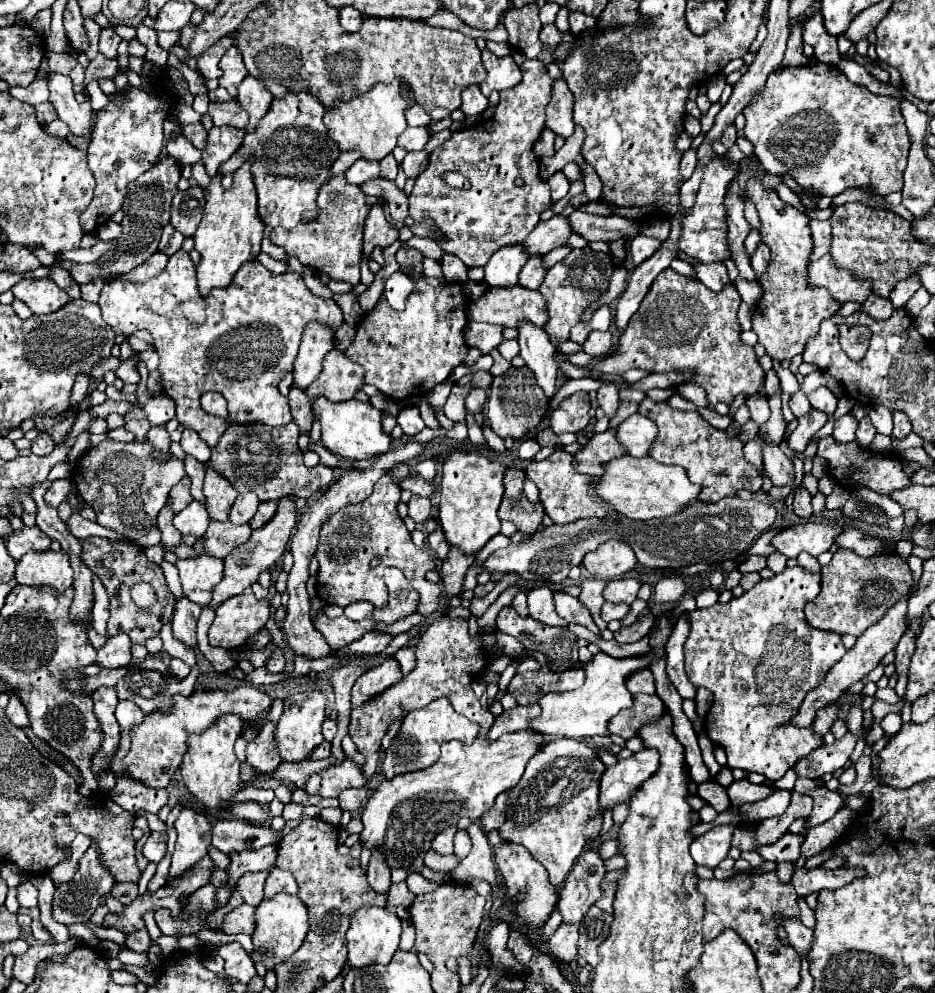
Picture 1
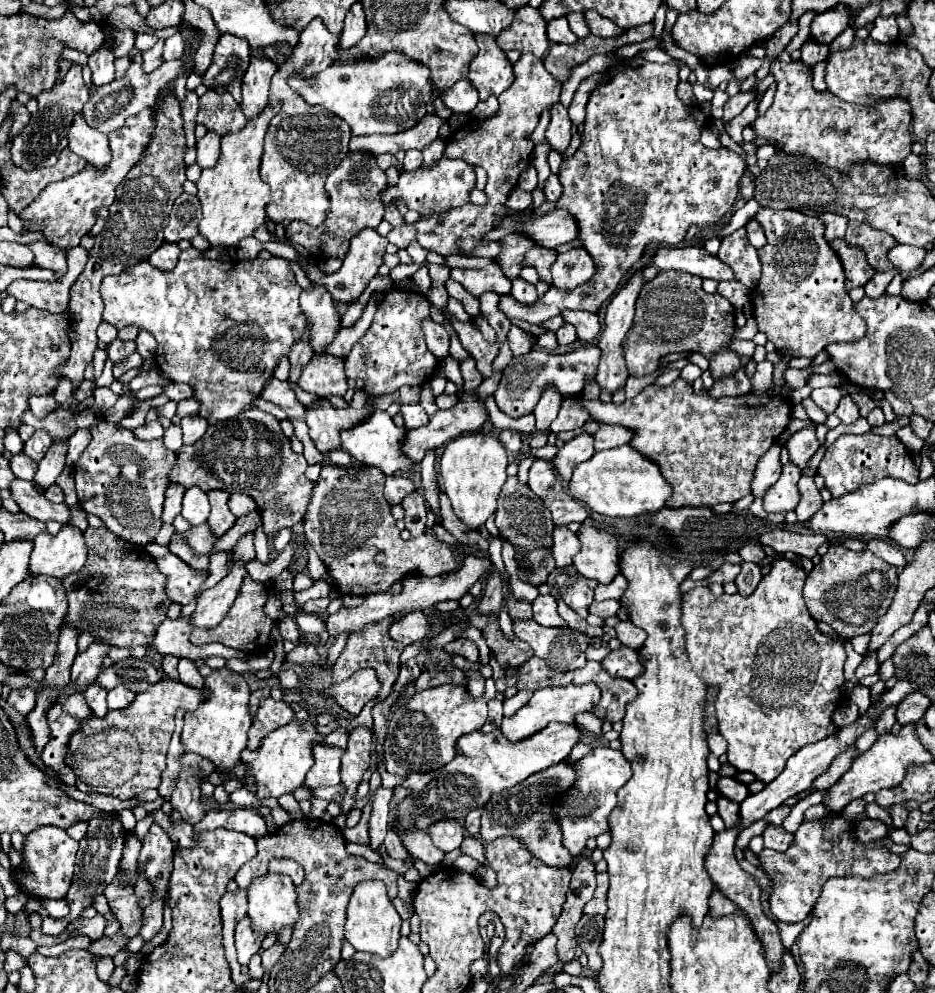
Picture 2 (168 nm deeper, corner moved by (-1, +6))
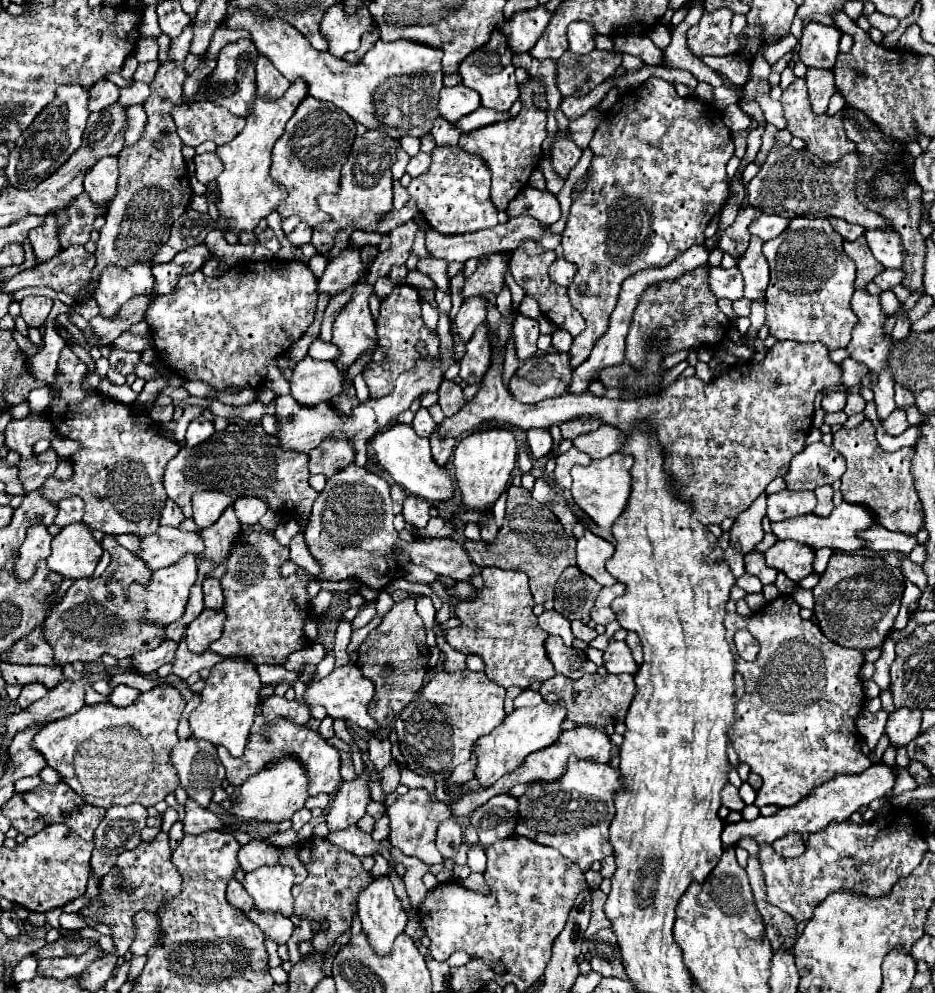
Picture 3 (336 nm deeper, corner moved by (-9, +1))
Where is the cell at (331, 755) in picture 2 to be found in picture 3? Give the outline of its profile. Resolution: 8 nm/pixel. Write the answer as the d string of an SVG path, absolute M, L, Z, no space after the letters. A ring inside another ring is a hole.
M259 706L259 716L255 718L255 724L251 726L251 740L247 740L247 752L241 758L233 758L225 748L217 748L219 760L227 770L227 780L231 786L241 786L249 776L259 772L271 756L279 756L279 752L295 752L295 756L303 758L303 764L307 764L307 772L311 774L311 784L309 784L309 794L335 794L343 782L339 774L339 750L329 746L315 730L299 724L291 724L289 720L277 720L275 724L267 726L263 724L261 718L261 706Z

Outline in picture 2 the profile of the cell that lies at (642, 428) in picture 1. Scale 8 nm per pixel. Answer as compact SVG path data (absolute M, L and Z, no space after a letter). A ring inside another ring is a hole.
M599 425L599 429L593 433L595 439L595 451L613 449L619 445L629 443L633 433L621 425Z

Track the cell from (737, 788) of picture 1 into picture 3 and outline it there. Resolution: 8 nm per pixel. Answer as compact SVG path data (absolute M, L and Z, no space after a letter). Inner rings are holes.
M727 784L727 786L721 790L721 804L727 806L729 810L737 810L737 812L741 812L741 810L745 808L745 802L741 800L739 790L737 790L733 784Z

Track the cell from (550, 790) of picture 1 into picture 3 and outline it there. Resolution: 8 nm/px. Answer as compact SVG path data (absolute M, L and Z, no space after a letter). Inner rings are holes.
M499 794L471 814L471 826L479 834L479 844L487 848L497 840L513 836L517 818L519 800L509 794Z

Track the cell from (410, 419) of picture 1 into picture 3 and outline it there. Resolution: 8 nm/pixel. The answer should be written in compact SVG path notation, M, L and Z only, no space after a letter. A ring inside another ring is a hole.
M419 408L411 426L413 426L413 430L415 430L419 436L431 436L437 424L435 424L435 420L431 418L431 414L427 412L427 408Z

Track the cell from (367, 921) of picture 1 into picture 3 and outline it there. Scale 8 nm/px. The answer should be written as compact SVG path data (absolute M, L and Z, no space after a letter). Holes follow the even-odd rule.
M379 876L375 882L371 882L359 896L359 902L357 902L357 914L361 918L361 924L363 924L363 934L367 936L373 952L377 956L389 956L393 952L393 942L395 938L405 930L407 926L407 914L403 912L401 908L401 902L399 898L395 896L393 892L393 884L387 876Z

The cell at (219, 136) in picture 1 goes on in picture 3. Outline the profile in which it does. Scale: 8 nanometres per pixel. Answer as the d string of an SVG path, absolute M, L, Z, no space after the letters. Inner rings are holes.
M215 152L197 154L193 162L195 162L195 176L201 184L213 182L215 176L219 176L219 172L221 172L221 160Z

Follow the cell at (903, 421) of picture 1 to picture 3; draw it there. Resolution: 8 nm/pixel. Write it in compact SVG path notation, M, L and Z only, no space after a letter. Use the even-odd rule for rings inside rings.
M895 386L895 404L897 404L897 408L907 408L907 406L915 406L915 400L913 400L913 396L911 396L911 392L907 392L907 388L903 388L903 386Z

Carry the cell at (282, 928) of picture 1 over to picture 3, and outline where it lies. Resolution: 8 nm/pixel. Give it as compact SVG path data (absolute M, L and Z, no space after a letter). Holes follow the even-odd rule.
M263 866L245 874L245 890L255 900L259 912L275 912L285 918L293 914L293 870L275 866Z

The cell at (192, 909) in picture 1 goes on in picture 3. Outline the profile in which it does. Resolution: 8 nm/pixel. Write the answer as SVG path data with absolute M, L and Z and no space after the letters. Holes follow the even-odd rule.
M139 912L135 916L135 926L137 926L137 936L135 936L129 952L137 954L137 956L143 956L157 942L157 938L161 934L159 932L161 920L159 920L159 916L155 916L151 912Z

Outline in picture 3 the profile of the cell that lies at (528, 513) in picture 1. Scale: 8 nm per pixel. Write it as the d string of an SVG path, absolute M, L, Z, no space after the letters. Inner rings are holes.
M509 486L507 488L507 516L505 524L499 530L499 536L493 544L487 546L487 542L479 540L465 540L465 550L471 556L473 564L485 568L485 566L497 566L505 570L521 570L529 576L529 586L533 592L533 598L537 604L543 604L547 600L553 600L555 582L559 580L561 572L575 564L575 544L577 540L567 536L563 532L563 526L559 524L559 518L545 508L545 504L539 504L533 500L531 492L525 488Z

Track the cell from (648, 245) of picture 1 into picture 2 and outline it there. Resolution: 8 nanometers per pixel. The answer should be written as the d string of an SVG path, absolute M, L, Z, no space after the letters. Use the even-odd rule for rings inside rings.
M661 247L651 259L651 265L659 269L675 269L713 281L733 281L735 275L717 255L709 255L703 247Z

